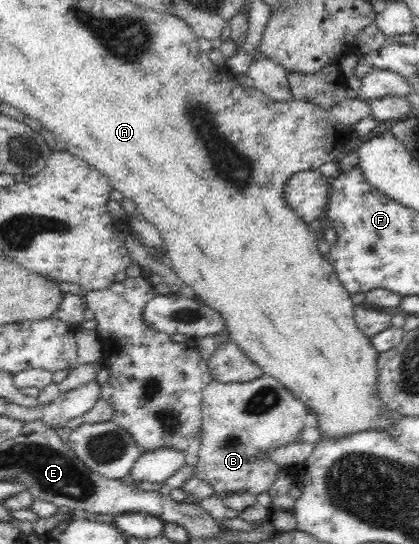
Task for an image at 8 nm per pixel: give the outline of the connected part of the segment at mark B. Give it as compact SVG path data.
M263 374L260 378L251 381L236 381L221 383L216 379L210 381L203 390L202 422L199 444L195 448L199 461L194 465L196 478L214 487L214 496L223 498L235 492L248 491L258 496L268 492L280 469L263 456L279 446L298 441L304 429L304 420L308 408L300 402L286 385L274 377Z

